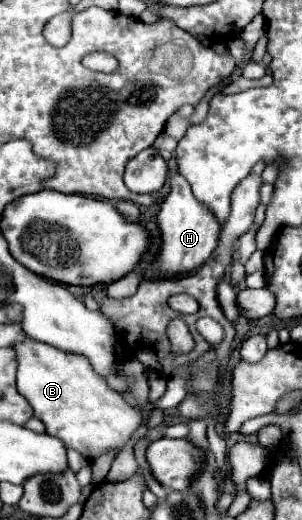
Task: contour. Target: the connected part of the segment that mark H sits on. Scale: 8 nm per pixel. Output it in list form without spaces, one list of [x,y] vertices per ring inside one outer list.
[[[174,171],[170,177],[170,193],[162,201],[162,209],[158,213],[158,225],[162,231],[162,249],[156,255],[154,265],[160,277],[176,277],[192,273],[214,255],[220,223],[206,205],[200,205],[200,201],[196,201],[188,181],[178,171]]]

